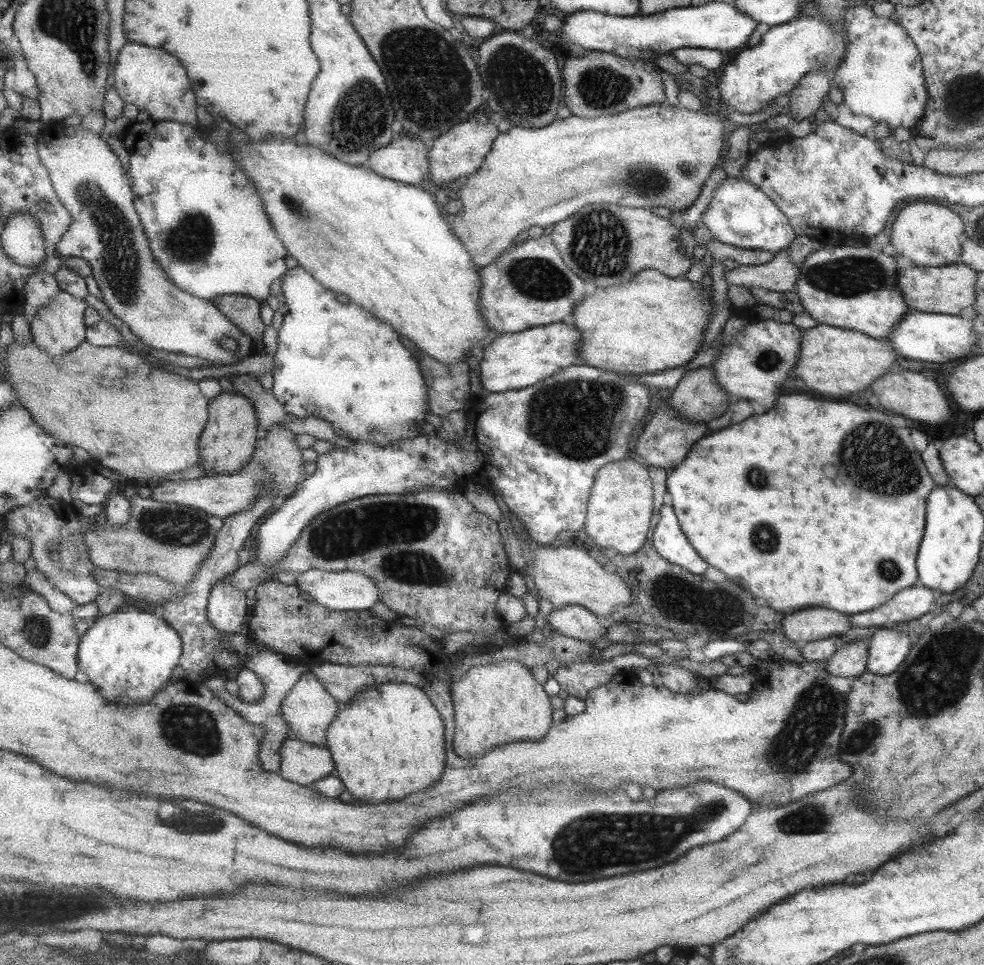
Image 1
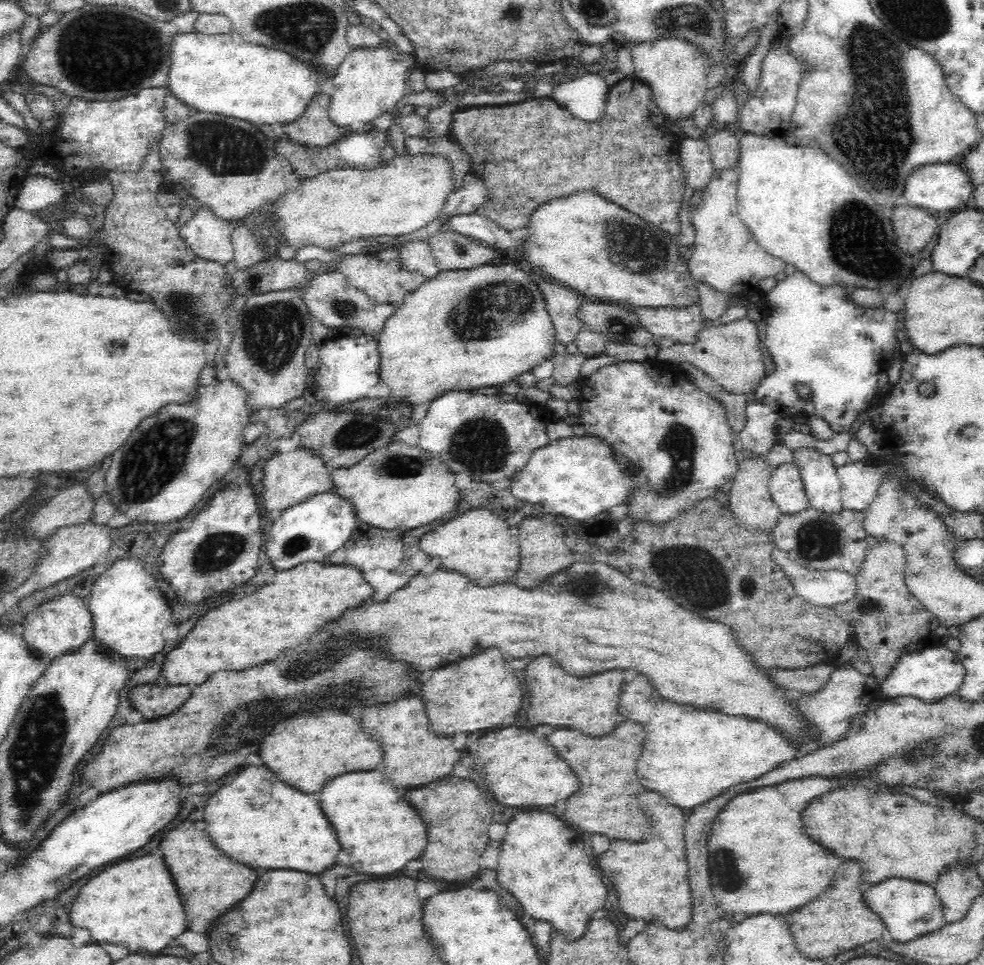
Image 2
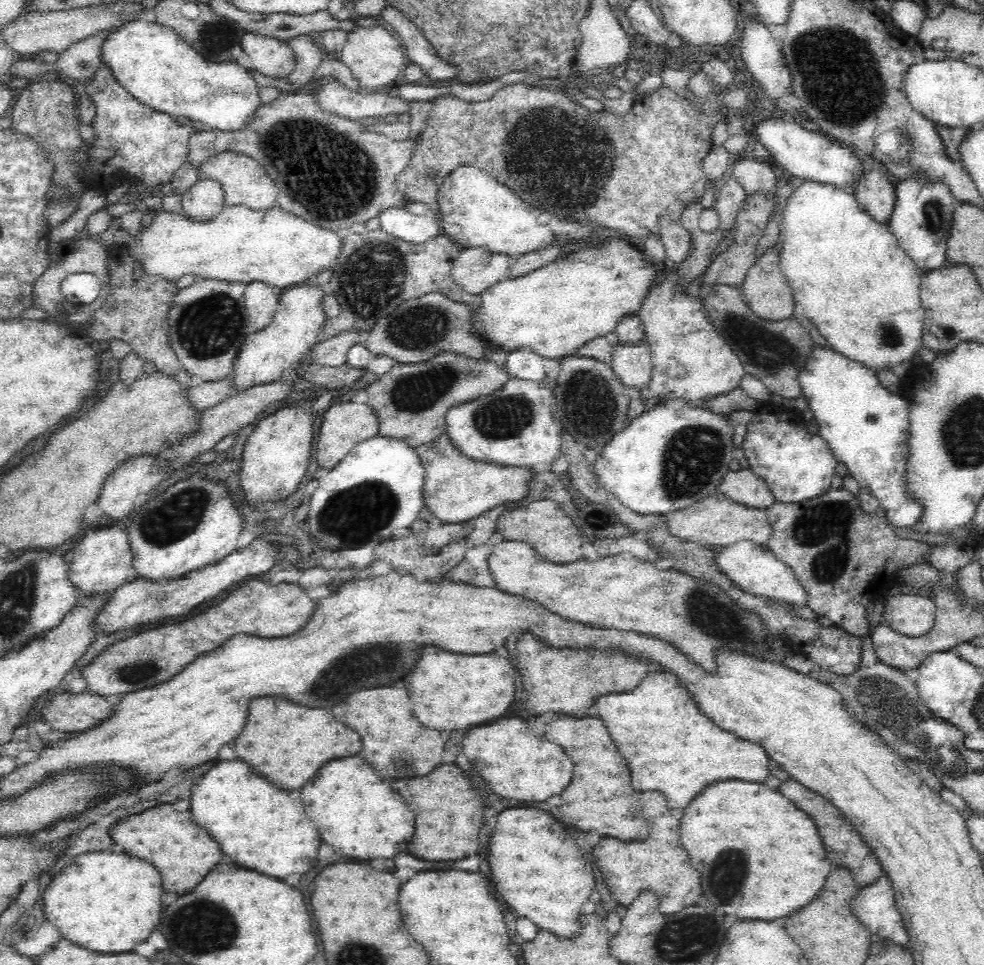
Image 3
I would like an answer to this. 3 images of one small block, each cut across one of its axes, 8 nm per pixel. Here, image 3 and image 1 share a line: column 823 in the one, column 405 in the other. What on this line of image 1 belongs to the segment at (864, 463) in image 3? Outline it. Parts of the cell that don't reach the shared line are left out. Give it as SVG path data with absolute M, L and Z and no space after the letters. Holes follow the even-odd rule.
M303 266L289 270L283 280L285 280L283 290L285 290L285 296L287 296L289 314L283 318L279 338L277 338L277 354L275 354L277 366L273 370L273 392L275 392L275 398L279 400L279 404L285 408L285 412L291 414L291 416L303 418L303 420L311 418L311 416L325 418L327 422L331 422L335 426L339 436L353 438L355 442L377 442L379 446L391 446L391 444L399 442L401 438L419 436L417 426L425 422L425 412L429 408L429 394L427 394L427 384L425 384L425 378L421 374L419 362L411 354L411 350L399 340L399 330L395 330L395 326L391 326L391 322L387 322L383 318L377 320L379 316L375 312L361 308L357 302L343 302L343 298L339 298L339 294L335 294L335 290L329 290L327 286L323 286L323 282L317 282Z

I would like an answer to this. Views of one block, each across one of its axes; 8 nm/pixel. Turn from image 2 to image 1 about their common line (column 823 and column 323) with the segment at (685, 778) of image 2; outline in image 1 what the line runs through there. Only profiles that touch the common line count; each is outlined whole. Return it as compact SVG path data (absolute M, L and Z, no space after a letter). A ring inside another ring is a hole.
M309 670L307 674L303 674L303 678L299 680L299 684L295 686L295 690L291 690L291 694L285 698L283 702L283 718L285 722L289 722L291 728L291 738L293 740L301 740L301 742L309 742L315 746L325 746L327 740L327 732L331 728L331 724L335 722L339 710L343 704L339 704L339 700L323 686L323 682Z

